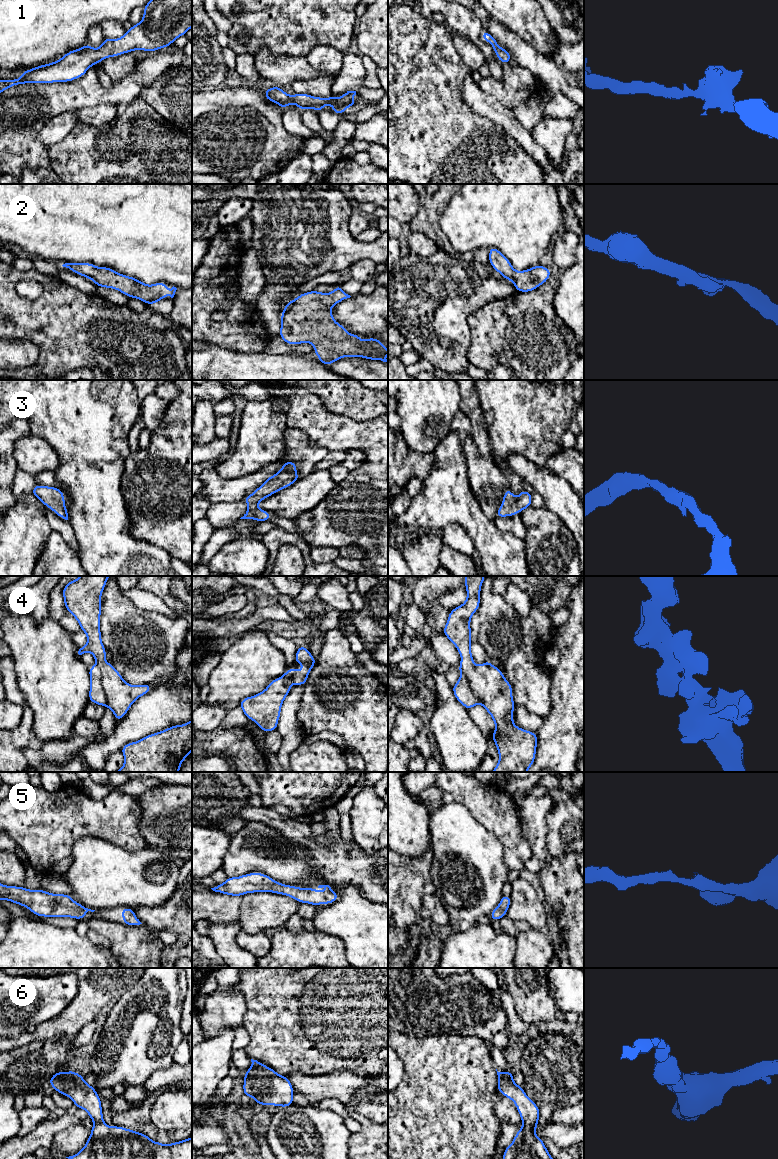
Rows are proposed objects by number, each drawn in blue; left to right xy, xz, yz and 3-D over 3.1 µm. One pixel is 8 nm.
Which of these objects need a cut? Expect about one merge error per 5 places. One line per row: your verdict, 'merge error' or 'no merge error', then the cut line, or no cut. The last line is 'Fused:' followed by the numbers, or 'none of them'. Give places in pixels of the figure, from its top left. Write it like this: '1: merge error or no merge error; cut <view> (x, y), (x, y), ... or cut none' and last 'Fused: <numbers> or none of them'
1: no merge error; cut none
2: no merge error; cut none
3: no merge error; cut none
4: no merge error; cut none
5: no merge error; cut none
6: no merge error; cut none
Fused: none of them

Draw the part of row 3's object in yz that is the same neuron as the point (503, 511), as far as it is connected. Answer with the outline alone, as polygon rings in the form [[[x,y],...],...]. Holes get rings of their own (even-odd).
[[[508,488],[504,492],[504,497],[502,500],[502,505],[497,510],[496,516],[507,517],[515,516],[524,509],[531,506],[532,503],[532,493],[528,493],[526,490],[522,490],[517,498],[514,497],[512,491]]]

